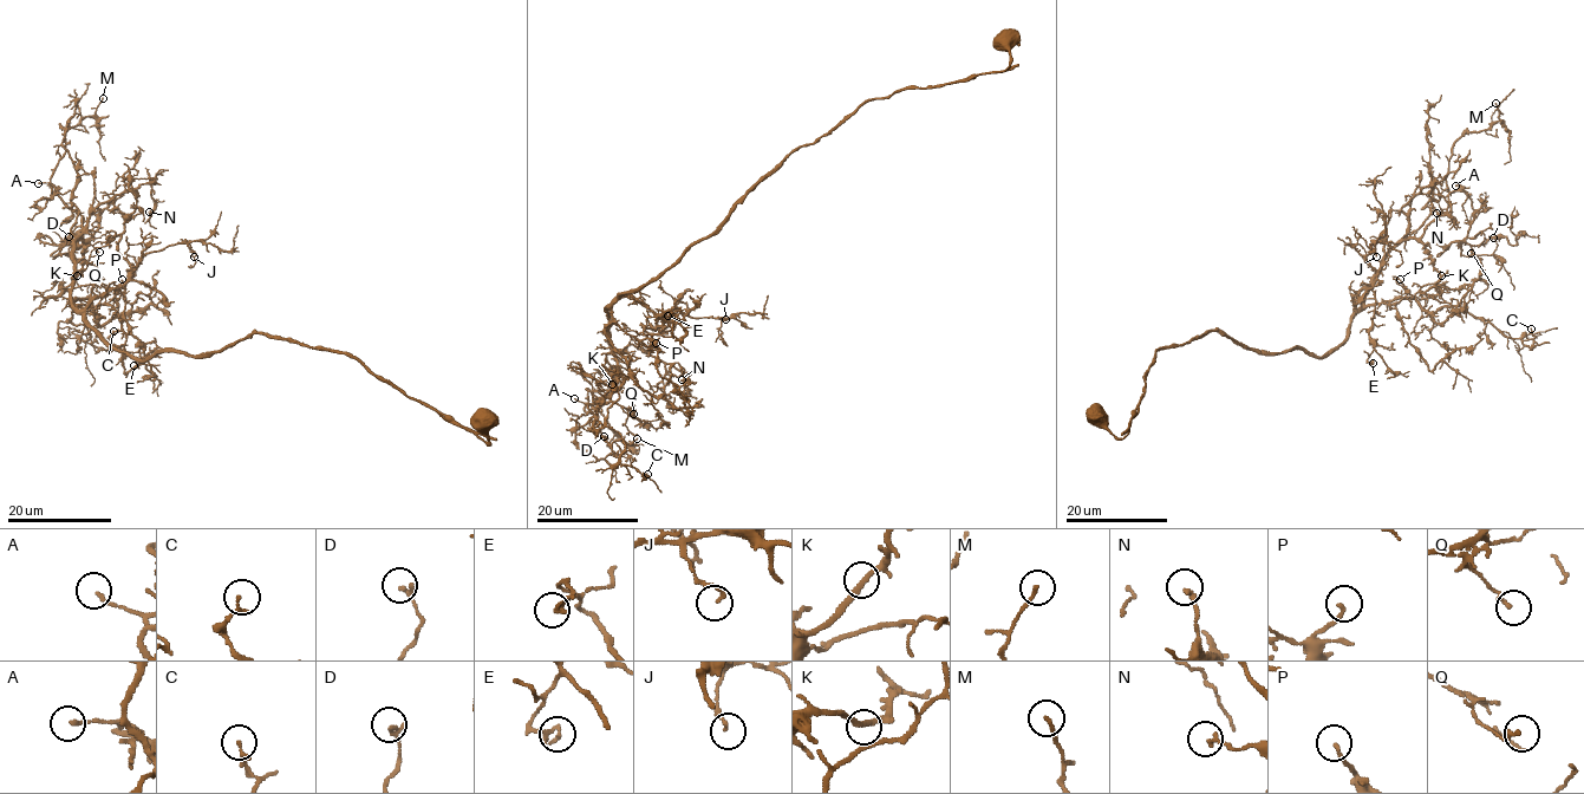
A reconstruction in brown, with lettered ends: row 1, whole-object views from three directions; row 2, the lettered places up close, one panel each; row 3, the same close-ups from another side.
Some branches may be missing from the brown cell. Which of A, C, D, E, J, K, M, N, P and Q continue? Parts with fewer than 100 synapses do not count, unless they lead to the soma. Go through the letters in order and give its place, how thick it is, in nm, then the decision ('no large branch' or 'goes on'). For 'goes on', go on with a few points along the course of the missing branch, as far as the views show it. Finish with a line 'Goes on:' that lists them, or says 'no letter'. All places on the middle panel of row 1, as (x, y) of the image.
A: at (574, 398); 150 nm thick; no large branch
C: at (647, 474); 130 nm thick; no large branch
D: at (604, 436); 180 nm thick; no large branch
E: at (667, 316); 130 nm thick; no large branch
J: at (725, 319); 150 nm thick; no large branch
K: at (612, 384); 240 nm thick; no large branch
M: at (637, 438); 120 nm thick; no large branch
N: at (682, 379); 180 nm thick; no large branch
P: at (656, 343); 150 nm thick; no large branch
Q: at (633, 414); 160 nm thick; no large branch
Goes on: no letter

